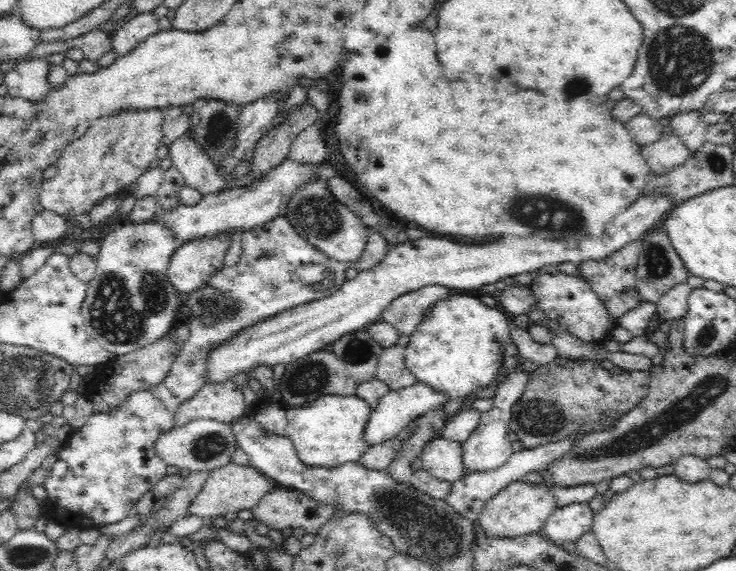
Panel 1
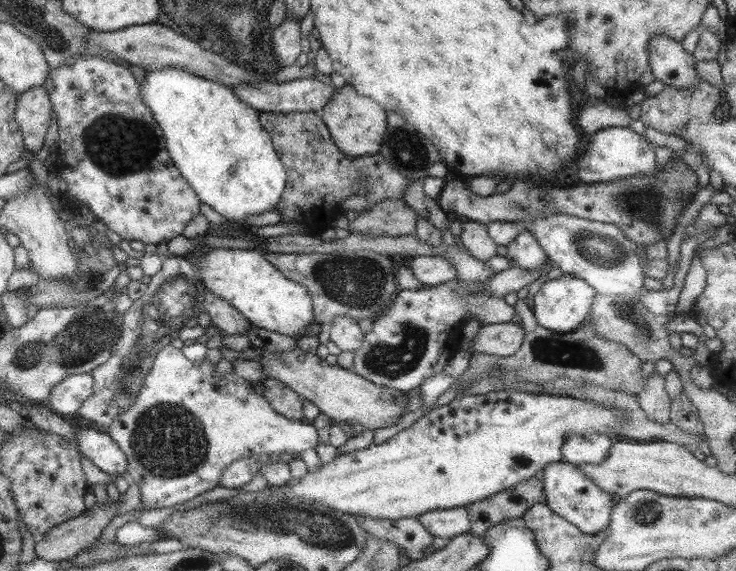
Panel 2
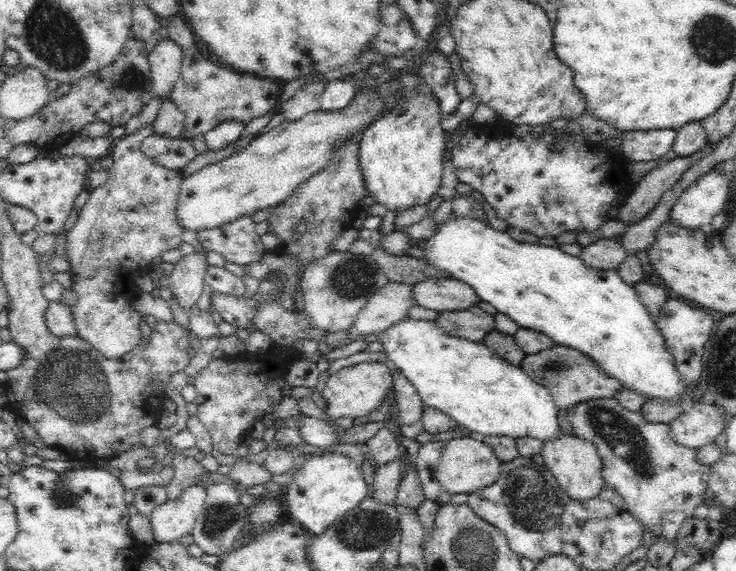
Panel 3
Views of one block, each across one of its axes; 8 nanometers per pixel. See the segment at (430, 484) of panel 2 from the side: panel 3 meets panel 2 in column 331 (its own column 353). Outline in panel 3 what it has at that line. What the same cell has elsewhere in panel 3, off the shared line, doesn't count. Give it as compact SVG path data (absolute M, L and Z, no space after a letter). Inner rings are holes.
M326 450L321 454L311 455L301 464L287 490L286 509L290 510L294 522L309 535L321 535L335 520L362 504L369 495L370 487L352 458L340 452Z

